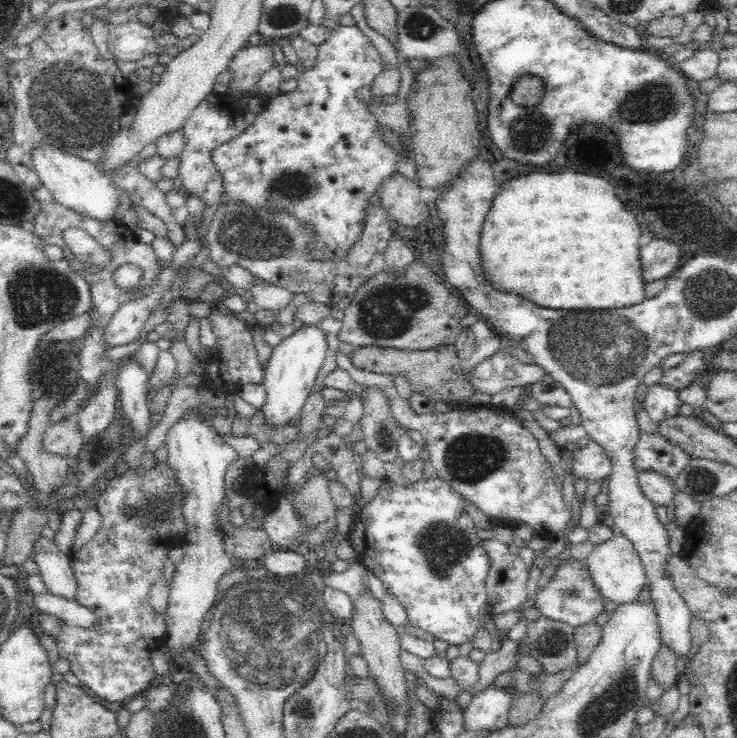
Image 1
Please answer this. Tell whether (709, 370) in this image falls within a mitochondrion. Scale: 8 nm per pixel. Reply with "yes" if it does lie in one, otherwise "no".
no

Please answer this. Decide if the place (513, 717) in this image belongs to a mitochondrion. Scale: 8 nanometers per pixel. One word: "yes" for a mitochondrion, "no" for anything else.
no

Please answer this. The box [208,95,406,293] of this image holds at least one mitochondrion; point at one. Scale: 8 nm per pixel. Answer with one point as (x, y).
(255, 234)

